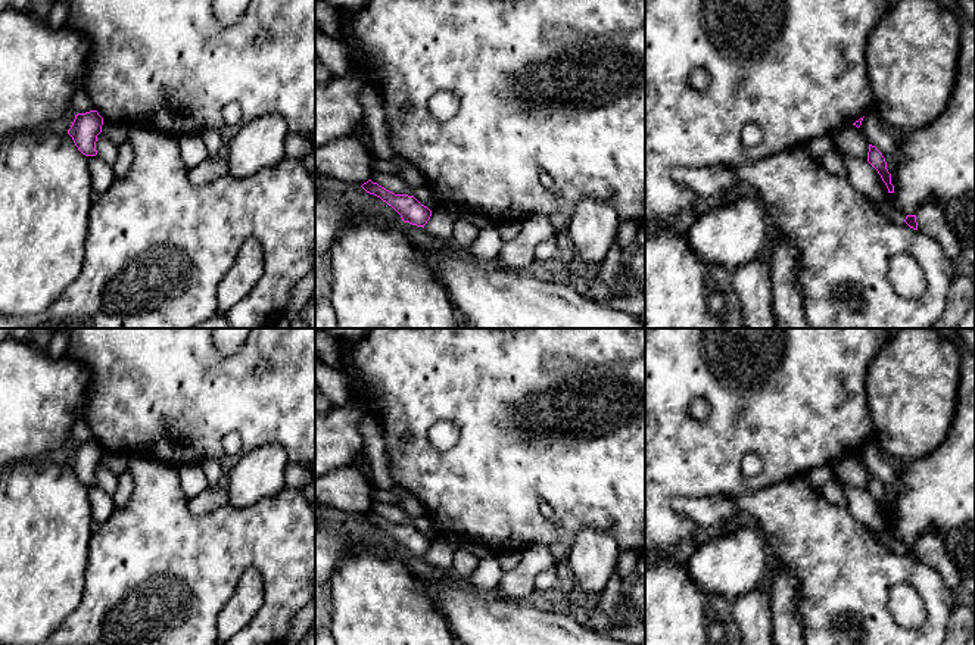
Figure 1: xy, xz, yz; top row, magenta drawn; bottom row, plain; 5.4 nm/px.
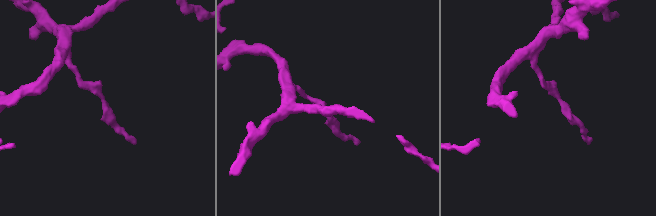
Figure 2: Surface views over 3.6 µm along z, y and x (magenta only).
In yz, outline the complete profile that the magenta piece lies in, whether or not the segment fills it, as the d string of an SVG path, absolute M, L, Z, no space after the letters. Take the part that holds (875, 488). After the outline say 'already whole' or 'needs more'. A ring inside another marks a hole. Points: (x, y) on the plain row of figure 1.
M869 474L867 492L878 501L882 511L885 512L888 523L894 523L894 515L891 514L891 504L887 499L887 492L882 483L872 474Z; already whole

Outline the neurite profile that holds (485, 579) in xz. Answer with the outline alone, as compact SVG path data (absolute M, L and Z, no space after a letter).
M498 555L486 557L482 561L482 567L476 570L468 579L460 580L454 577L451 582L462 582L468 588L479 592L492 592L501 582L504 574L499 565Z

